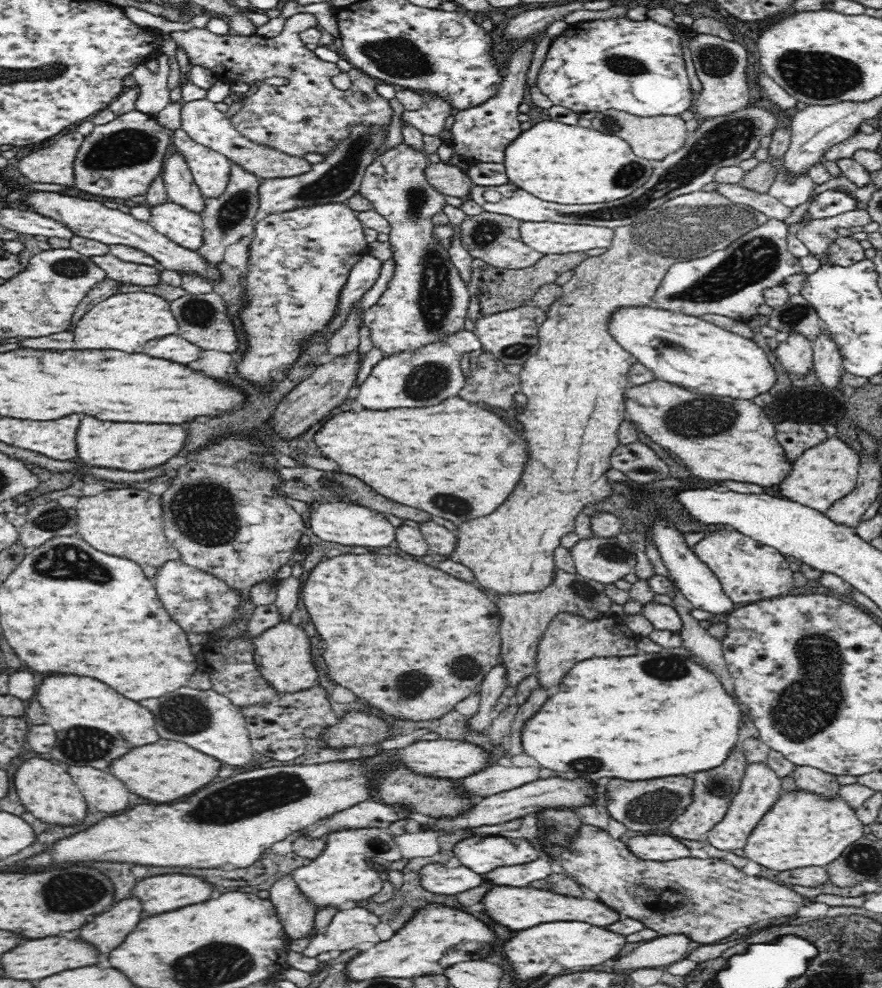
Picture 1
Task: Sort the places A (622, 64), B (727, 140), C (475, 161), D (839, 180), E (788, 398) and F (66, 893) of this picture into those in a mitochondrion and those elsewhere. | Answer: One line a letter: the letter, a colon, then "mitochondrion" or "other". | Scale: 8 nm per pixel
A: mitochondrion
B: mitochondrion
C: other
D: other
E: mitochondrion
F: mitochondrion

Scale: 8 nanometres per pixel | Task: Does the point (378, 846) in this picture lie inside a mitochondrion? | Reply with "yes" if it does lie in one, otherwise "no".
yes

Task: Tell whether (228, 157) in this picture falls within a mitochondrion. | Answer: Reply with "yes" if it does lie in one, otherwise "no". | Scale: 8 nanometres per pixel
no

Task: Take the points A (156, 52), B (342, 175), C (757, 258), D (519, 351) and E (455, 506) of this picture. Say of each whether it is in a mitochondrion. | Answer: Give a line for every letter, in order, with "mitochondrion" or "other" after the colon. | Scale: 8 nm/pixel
A: other
B: mitochondrion
C: mitochondrion
D: mitochondrion
E: mitochondrion

